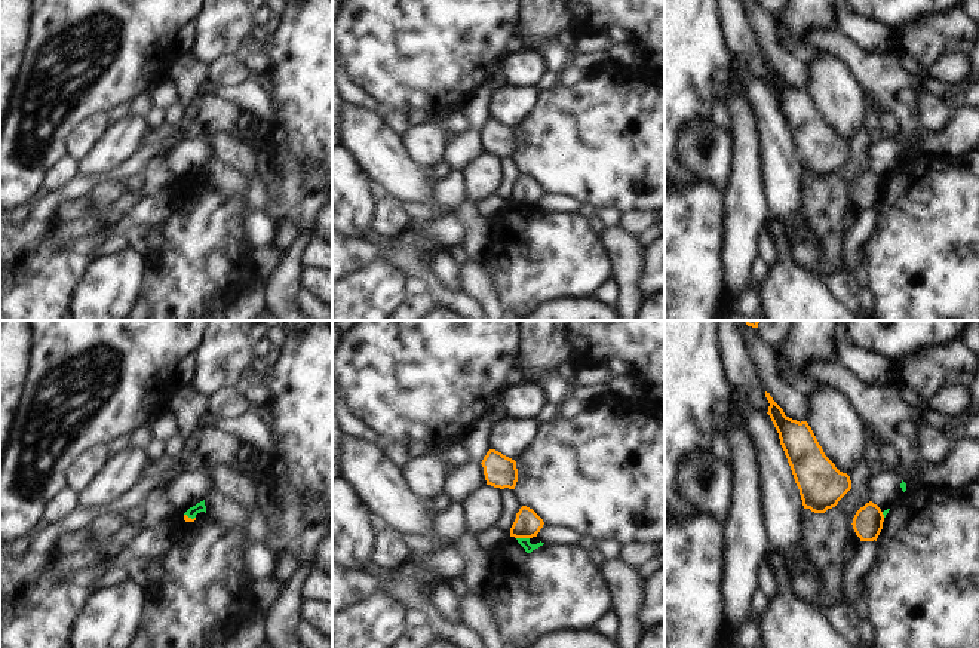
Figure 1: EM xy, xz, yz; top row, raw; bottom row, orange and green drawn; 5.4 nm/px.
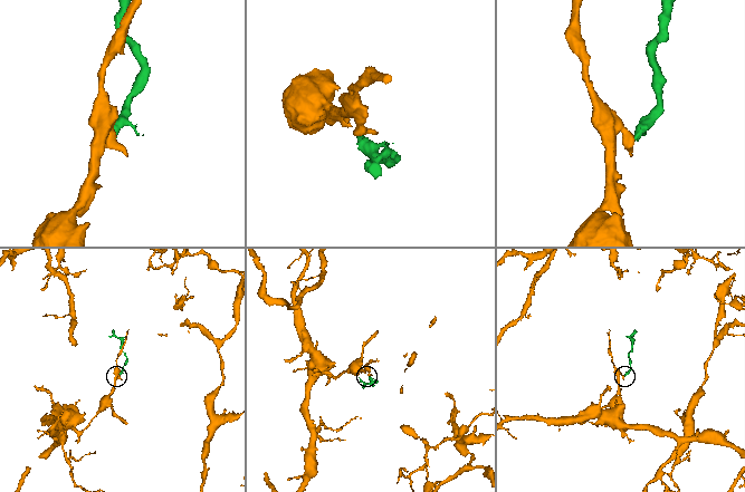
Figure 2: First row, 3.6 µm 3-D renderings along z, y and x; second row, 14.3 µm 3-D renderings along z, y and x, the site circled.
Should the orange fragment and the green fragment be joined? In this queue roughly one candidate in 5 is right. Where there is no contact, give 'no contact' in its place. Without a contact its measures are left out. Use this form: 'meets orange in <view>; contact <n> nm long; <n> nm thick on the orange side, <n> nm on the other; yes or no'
meets orange in xz; contact 70 nm long; 140 nm thick on the orange side, 50 nm on the other; no

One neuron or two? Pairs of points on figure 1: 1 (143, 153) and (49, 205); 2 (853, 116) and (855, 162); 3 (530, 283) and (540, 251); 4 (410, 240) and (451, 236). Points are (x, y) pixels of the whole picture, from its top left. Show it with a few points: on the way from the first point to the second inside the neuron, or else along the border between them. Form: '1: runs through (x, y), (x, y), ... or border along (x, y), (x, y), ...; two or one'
1: runs through (120, 172), (94, 180), (73, 192); one
2: border along (864, 125), (850, 146); two
3: runs through (530, 276), (533, 266), (540, 258); one
4: runs through (420, 239), (441, 236); one

